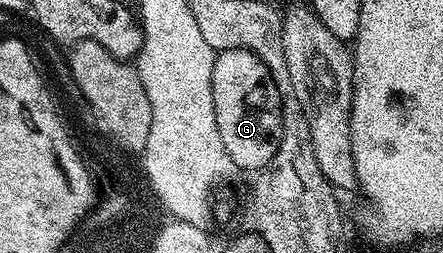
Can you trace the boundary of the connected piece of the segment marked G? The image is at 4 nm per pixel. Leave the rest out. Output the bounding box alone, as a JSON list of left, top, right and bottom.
[212,50,282,172]

